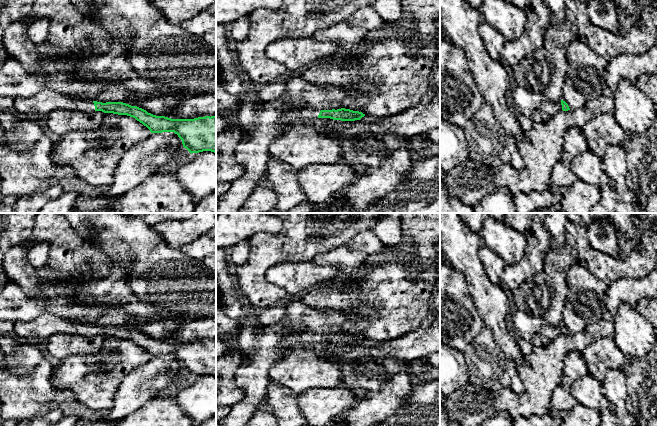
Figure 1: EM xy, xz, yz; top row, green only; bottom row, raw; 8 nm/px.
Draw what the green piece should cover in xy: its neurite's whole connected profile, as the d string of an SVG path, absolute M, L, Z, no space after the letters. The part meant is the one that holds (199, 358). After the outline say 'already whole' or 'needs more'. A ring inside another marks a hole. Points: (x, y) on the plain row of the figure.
M47 311L29 321L14 322L13 335L23 341L44 342L58 333L127 339L142 347L151 357L174 356L182 364L183 371L191 378L203 375L216 377L216 340L171 343L153 339L142 332L123 326L102 327L71 322Z | needs more

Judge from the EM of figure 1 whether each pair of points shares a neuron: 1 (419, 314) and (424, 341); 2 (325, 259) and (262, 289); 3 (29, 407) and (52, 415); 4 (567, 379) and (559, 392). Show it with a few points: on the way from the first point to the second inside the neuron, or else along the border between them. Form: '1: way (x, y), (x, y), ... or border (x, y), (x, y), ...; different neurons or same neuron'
1: border (429, 324), (400, 336); different neurons
2: border (334, 248), (319, 252), (311, 260); different neurons
3: border (58, 407), (48, 410), (43, 415); different neurons
4: way (566, 382), (562, 389); same neuron

